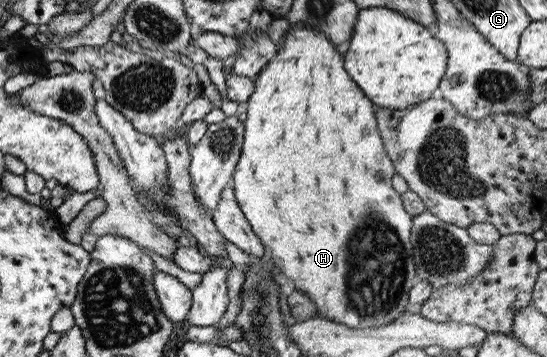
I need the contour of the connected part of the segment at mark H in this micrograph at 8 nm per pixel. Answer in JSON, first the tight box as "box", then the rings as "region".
{"box":[229,23,416,329],"region":[[[295,23],[284,33],[281,46],[277,48],[275,58],[263,66],[253,81],[253,92],[245,106],[245,122],[243,125],[243,143],[238,161],[236,162],[229,184],[233,187],[233,196],[237,206],[247,219],[251,230],[270,250],[270,257],[280,276],[286,276],[293,281],[294,288],[305,293],[309,301],[316,306],[316,315],[337,324],[344,324],[352,329],[373,328],[386,325],[397,318],[408,303],[408,292],[416,281],[412,244],[410,243],[410,228],[412,216],[403,209],[400,195],[391,187],[391,176],[394,168],[386,155],[381,138],[375,124],[373,104],[361,94],[361,90],[351,82],[343,70],[343,55],[323,33],[304,25]]]}

